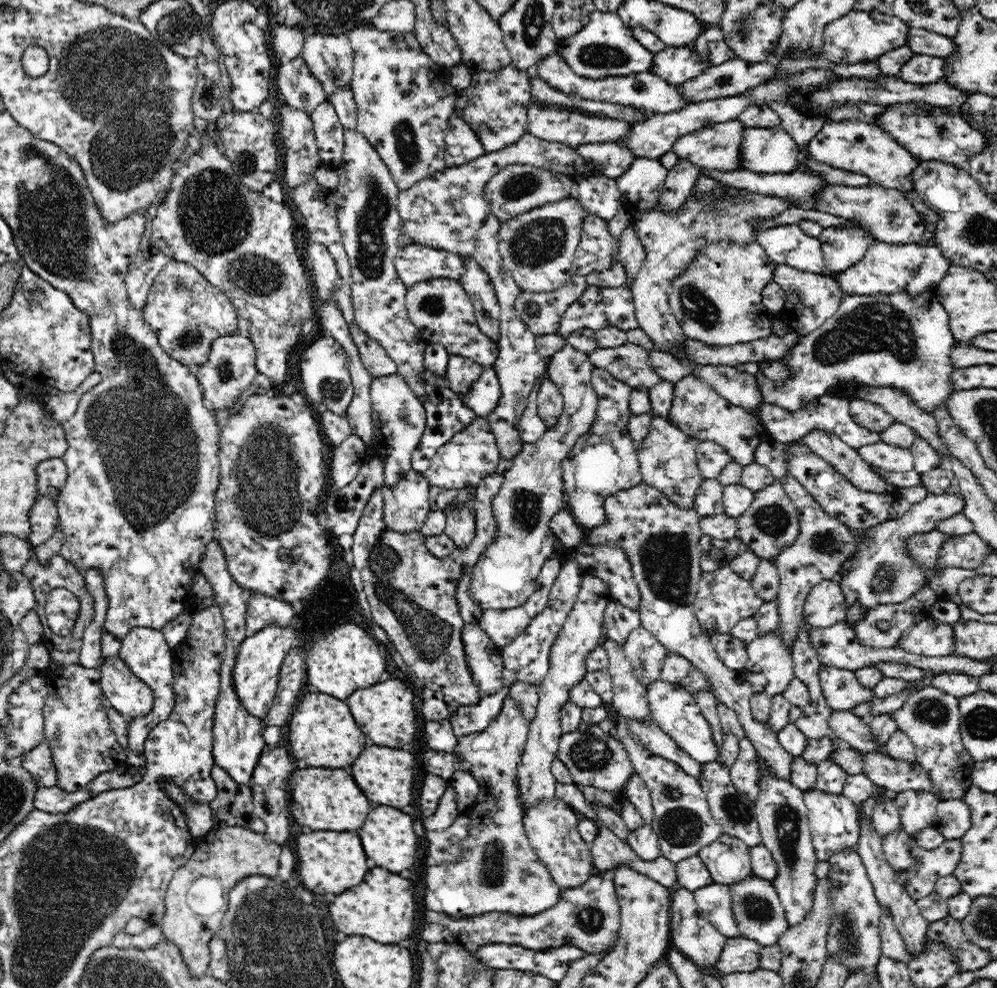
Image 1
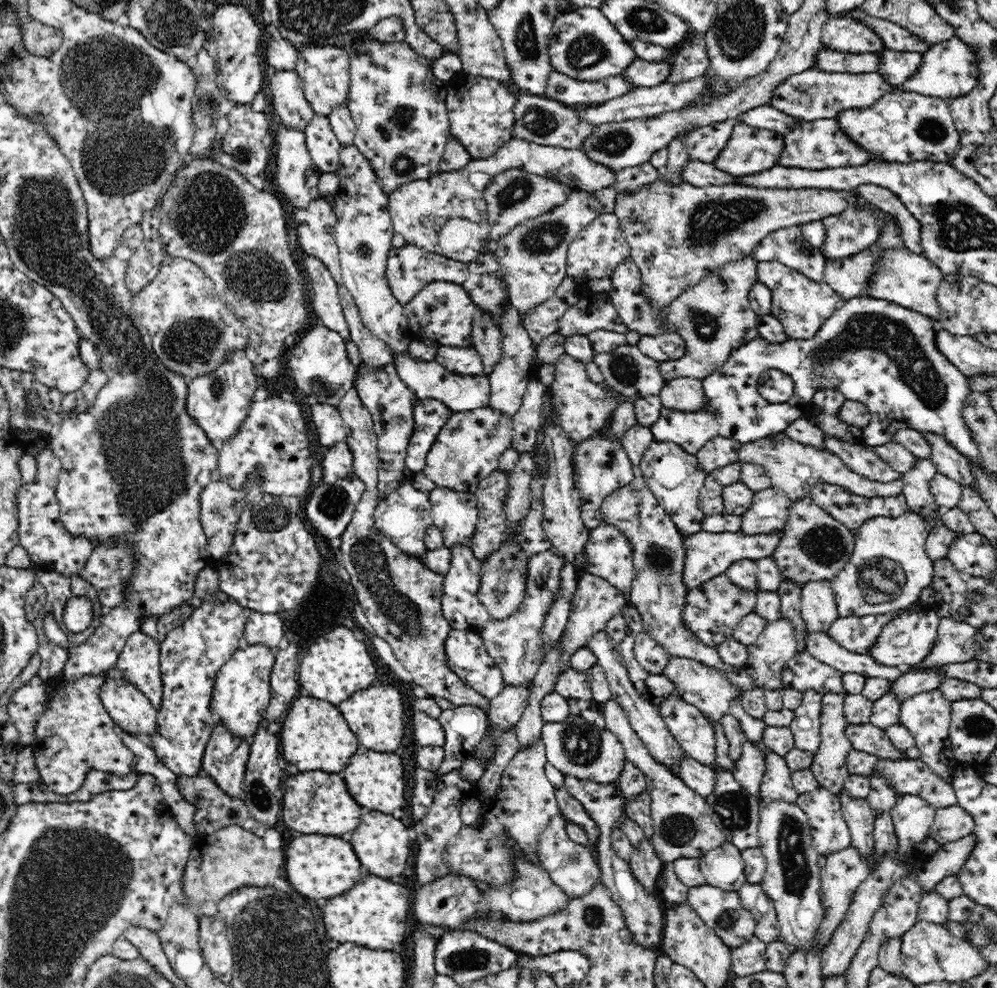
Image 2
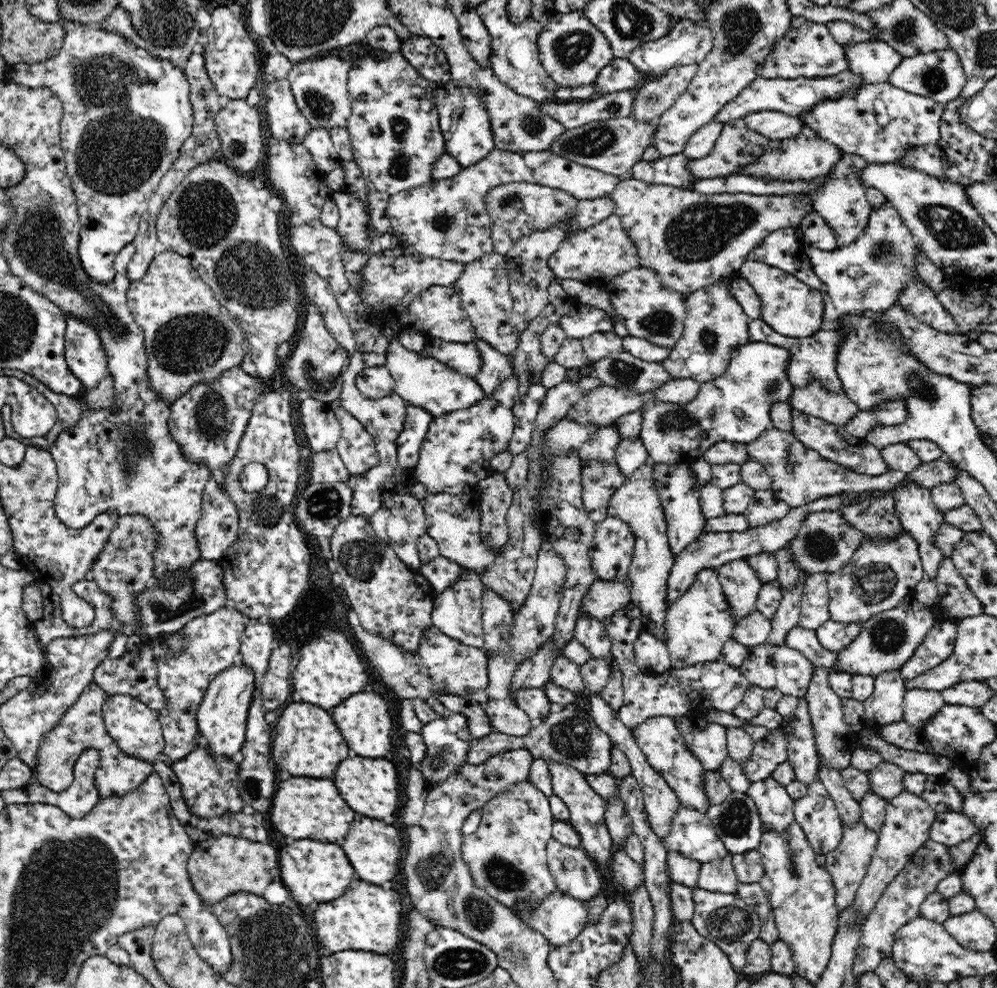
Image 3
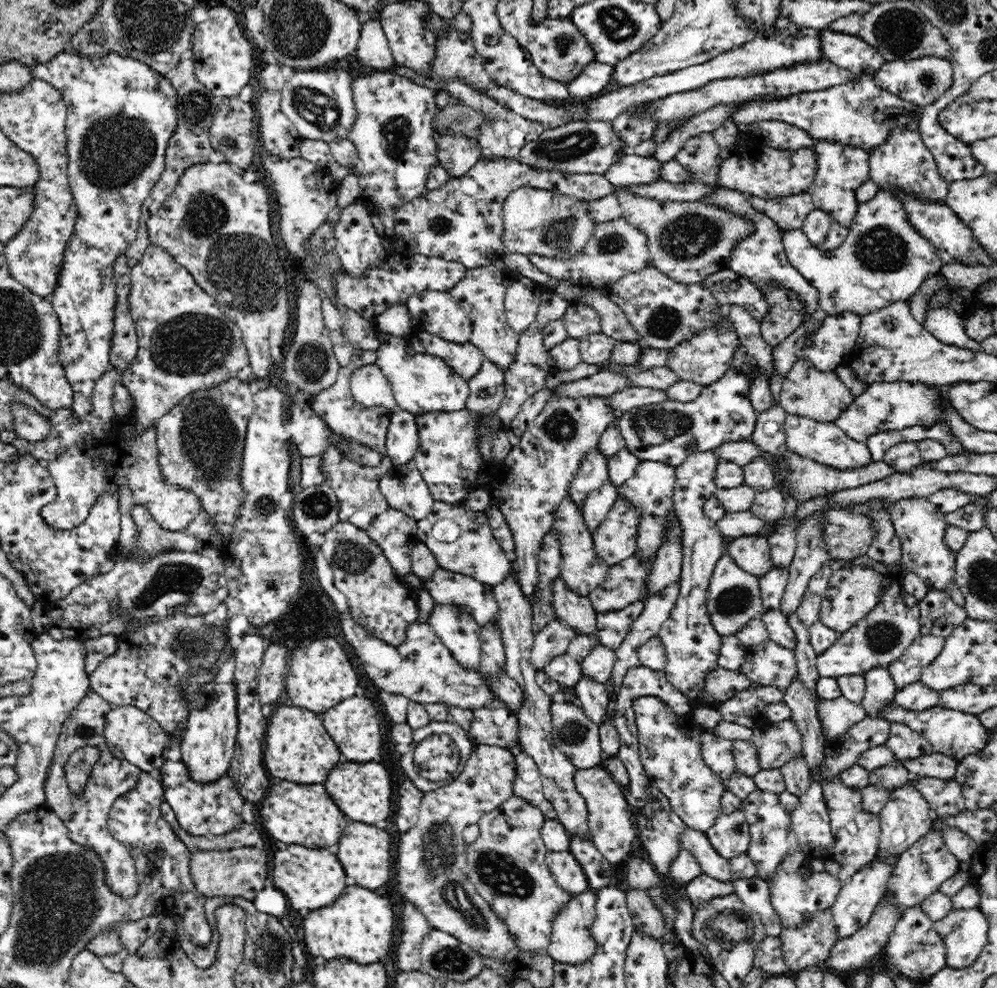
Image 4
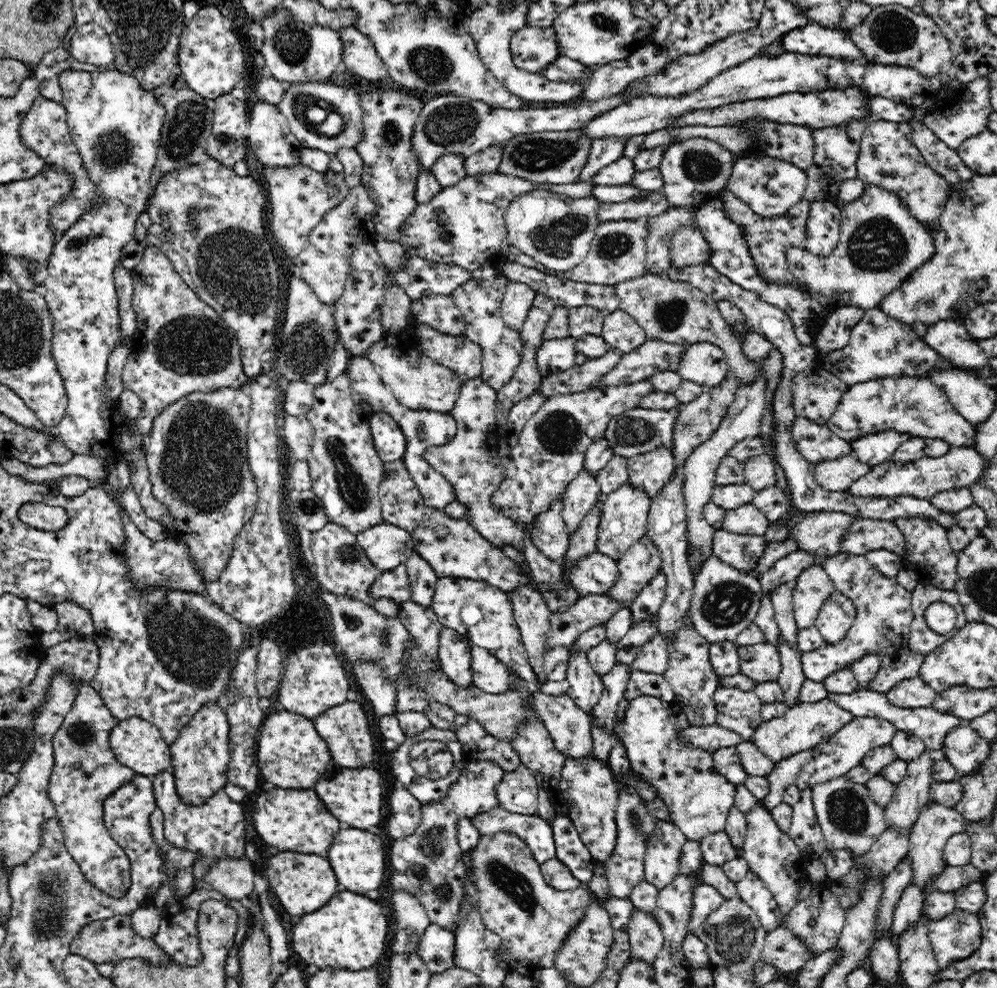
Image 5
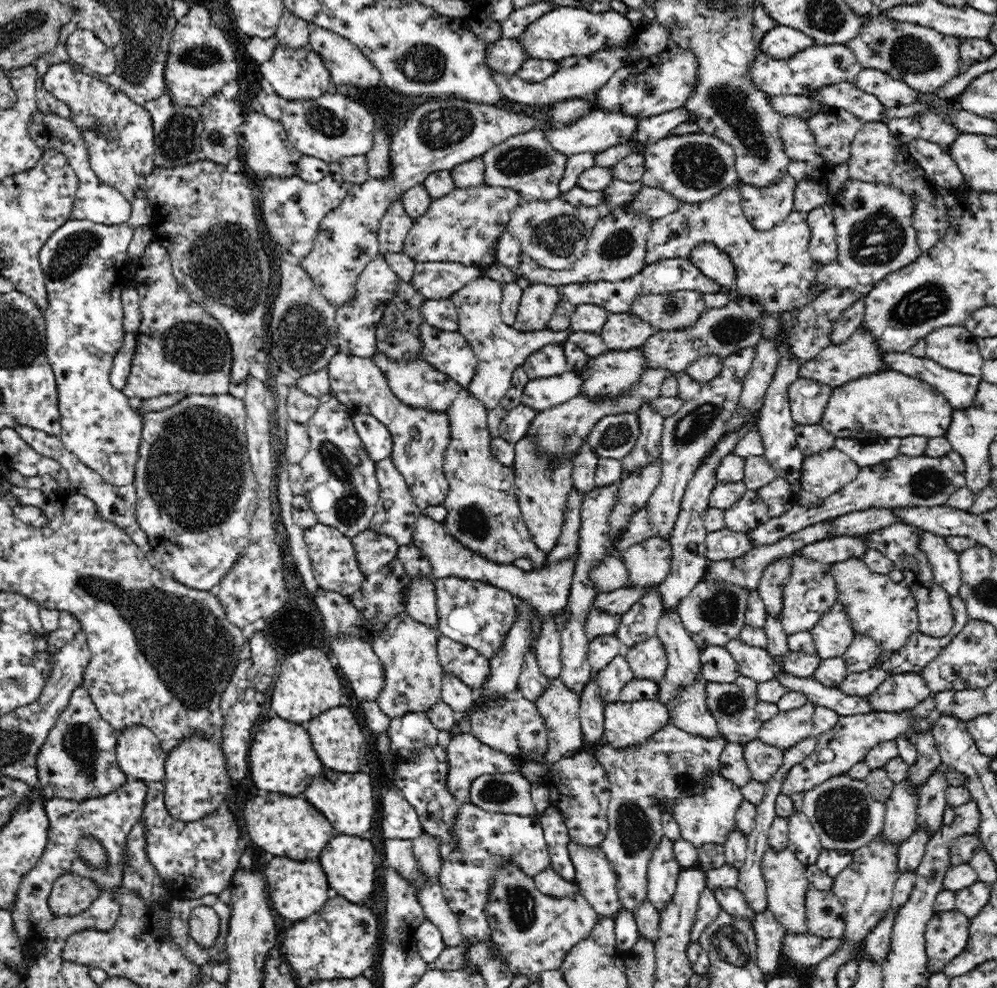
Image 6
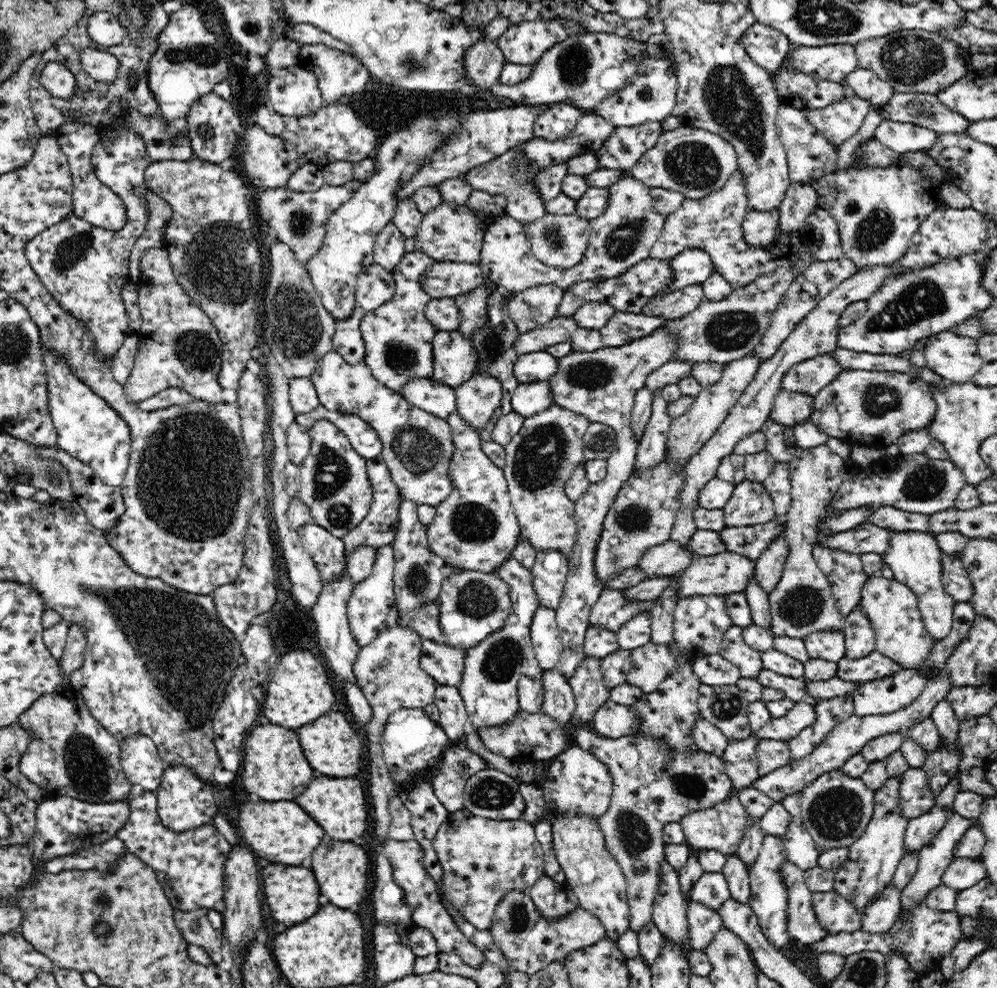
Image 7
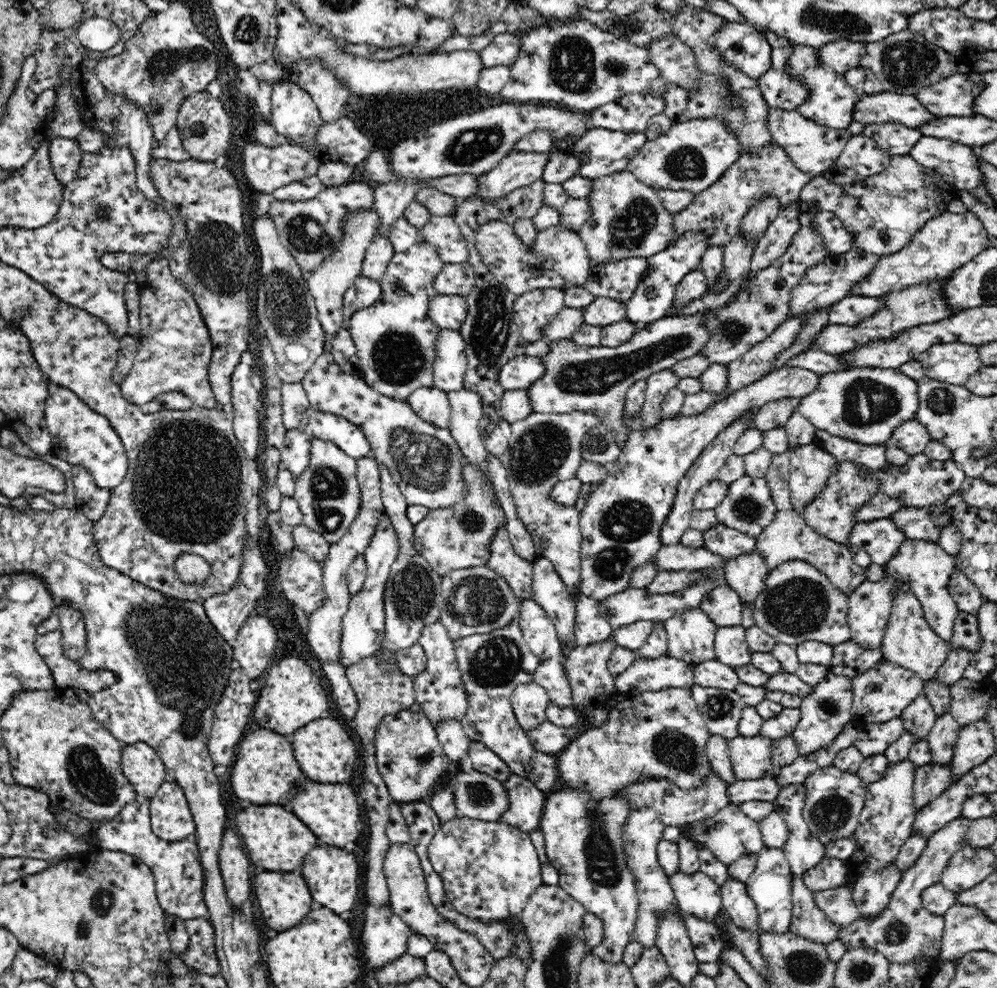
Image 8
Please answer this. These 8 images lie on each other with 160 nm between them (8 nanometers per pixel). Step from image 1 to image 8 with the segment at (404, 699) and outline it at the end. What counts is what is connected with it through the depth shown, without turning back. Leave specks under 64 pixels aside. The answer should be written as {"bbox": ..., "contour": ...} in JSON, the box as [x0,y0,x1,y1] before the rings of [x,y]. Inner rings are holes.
{"bbox":[288,718,359,784],"contour":[[[320,718],[290,734],[288,739],[293,744],[297,763],[309,781],[320,784],[350,783],[359,755],[348,730],[344,730],[340,722],[332,718]]]}

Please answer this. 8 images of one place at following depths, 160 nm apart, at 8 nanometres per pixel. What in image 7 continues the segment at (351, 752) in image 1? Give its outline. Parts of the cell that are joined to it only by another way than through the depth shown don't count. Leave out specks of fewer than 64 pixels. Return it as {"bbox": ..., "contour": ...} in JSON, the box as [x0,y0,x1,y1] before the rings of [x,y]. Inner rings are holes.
{"bbox":[241,724,316,801],"contour":[[[278,724],[258,725],[244,742],[241,779],[246,793],[256,794],[262,801],[295,801],[316,778],[315,770],[306,760],[297,730]]]}

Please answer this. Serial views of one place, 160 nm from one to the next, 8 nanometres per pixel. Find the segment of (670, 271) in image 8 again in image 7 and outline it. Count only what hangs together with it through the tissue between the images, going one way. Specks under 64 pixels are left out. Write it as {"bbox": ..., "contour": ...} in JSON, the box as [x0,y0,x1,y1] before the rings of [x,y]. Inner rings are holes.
{"bbox":[656,247,716,296],"contour":[[[696,247],[686,248],[668,260],[668,263],[672,269],[671,283],[656,296],[665,296],[690,285],[702,285],[708,280],[712,271],[716,271],[711,256]]]}

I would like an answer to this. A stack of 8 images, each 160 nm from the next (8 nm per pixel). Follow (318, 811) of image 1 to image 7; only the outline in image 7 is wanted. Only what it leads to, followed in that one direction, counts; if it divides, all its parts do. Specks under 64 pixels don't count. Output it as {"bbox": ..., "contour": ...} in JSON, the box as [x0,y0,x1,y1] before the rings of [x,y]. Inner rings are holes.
{"bbox":[237,800,326,865],"contour":[[[290,800],[248,801],[240,808],[237,823],[242,842],[269,863],[302,865],[326,836],[321,825],[300,804]]]}

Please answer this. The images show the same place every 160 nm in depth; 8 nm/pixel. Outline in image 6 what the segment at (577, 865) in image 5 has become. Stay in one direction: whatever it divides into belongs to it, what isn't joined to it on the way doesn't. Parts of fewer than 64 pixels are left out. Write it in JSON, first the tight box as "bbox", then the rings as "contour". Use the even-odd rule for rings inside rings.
{"bbox":[538,806,575,881],"contour":[[[549,806],[538,816],[545,836],[550,864],[564,880],[572,881],[575,877],[574,866],[570,862],[568,843],[571,839],[562,813],[554,806]]]}

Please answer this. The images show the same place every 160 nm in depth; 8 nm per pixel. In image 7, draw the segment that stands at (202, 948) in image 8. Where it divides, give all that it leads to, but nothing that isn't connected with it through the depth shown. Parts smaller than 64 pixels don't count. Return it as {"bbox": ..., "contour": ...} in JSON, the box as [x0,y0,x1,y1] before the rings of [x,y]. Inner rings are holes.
{"bbox":[174,908,223,964],"contour":[[[198,908],[188,912],[175,910],[174,921],[184,940],[201,946],[213,964],[222,962],[223,917],[213,908]]]}

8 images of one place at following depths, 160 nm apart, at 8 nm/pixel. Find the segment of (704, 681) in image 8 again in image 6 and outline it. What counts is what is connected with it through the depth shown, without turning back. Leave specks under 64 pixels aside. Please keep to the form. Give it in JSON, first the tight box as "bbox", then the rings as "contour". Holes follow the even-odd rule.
{"bbox":[700,646,740,683],"contour":[[[710,646],[700,654],[702,678],[708,682],[734,683],[740,676],[736,660],[725,647]]]}

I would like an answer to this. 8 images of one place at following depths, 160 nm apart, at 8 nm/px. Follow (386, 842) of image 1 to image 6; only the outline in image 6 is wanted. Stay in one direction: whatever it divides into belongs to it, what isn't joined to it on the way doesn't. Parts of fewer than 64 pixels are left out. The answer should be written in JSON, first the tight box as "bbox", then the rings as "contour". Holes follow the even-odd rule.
{"bbox":[317,833,376,904],"contour":[[[342,833],[334,834],[317,860],[327,876],[331,893],[358,904],[367,901],[374,890],[374,856],[376,850],[368,839]]]}

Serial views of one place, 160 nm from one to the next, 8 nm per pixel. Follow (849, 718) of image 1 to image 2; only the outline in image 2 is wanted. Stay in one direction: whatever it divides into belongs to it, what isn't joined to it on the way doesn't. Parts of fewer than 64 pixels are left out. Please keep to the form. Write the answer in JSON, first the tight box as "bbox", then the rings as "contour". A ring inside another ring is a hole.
{"bbox":[846,723,909,760],"contour":[[[870,723],[864,725],[848,725],[846,737],[854,750],[867,752],[886,760],[902,760],[909,758],[898,750],[884,731]]]}

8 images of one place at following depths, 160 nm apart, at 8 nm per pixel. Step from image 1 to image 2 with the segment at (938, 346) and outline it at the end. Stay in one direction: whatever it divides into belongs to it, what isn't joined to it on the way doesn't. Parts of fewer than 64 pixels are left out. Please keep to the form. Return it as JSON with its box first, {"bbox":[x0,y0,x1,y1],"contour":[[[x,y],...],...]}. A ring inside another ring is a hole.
{"bbox":[649,296,981,464],"contour":[[[870,296],[851,298],[842,302],[818,332],[808,340],[789,338],[781,343],[771,343],[758,337],[734,349],[718,370],[701,380],[705,396],[708,396],[708,406],[704,410],[679,411],[662,407],[658,420],[649,426],[650,430],[656,442],[675,442],[690,455],[696,455],[708,440],[716,436],[730,438],[741,444],[754,442],[782,432],[794,419],[804,415],[816,391],[828,387],[836,389],[848,400],[866,405],[870,422],[861,428],[861,436],[867,446],[883,446],[892,441],[896,432],[902,428],[910,428],[921,433],[931,432],[943,436],[960,455],[971,462],[981,464],[978,446],[962,419],[962,404],[966,402],[966,396],[972,393],[972,387],[968,377],[939,352],[937,331],[933,330],[936,322],[938,321],[928,316],[886,300]],[[770,369],[780,370],[793,380],[793,395],[782,404],[772,404],[758,392],[760,375]]]}

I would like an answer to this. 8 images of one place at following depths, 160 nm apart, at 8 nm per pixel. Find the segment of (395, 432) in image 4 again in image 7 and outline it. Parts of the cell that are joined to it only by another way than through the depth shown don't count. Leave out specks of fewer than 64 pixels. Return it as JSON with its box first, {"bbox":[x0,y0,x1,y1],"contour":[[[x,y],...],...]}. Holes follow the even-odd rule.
{"bbox":[295,404,382,459],"contour":[[[320,404],[306,414],[295,414],[295,422],[306,428],[312,428],[312,424],[322,418],[337,426],[347,436],[354,451],[362,457],[373,459],[381,455],[382,442],[378,433],[356,414],[326,410]]]}

